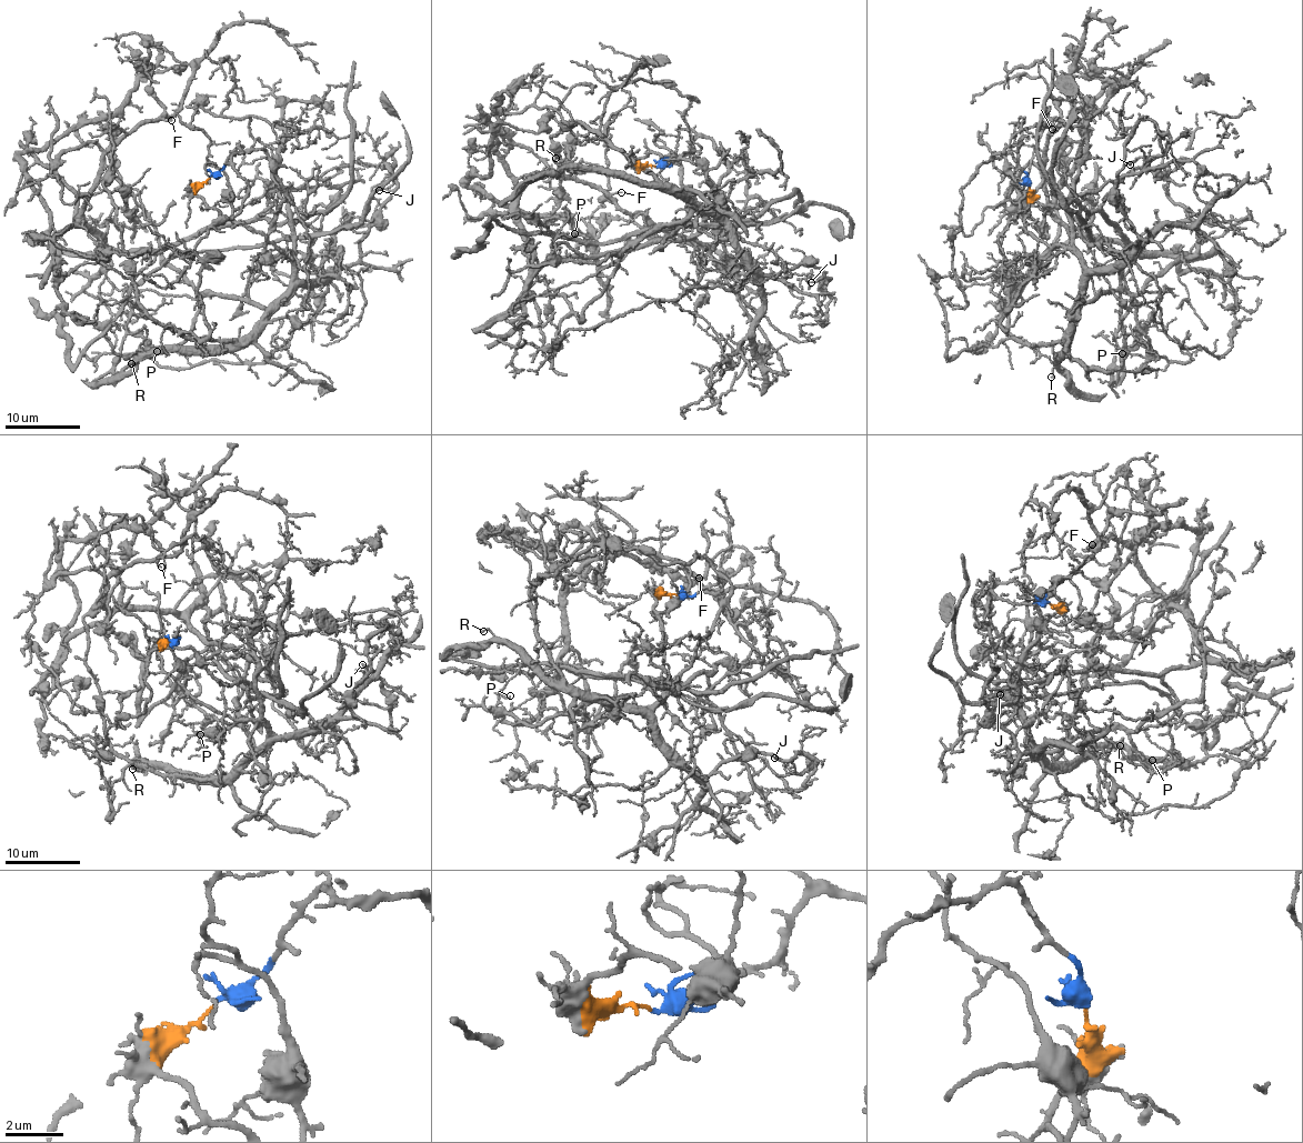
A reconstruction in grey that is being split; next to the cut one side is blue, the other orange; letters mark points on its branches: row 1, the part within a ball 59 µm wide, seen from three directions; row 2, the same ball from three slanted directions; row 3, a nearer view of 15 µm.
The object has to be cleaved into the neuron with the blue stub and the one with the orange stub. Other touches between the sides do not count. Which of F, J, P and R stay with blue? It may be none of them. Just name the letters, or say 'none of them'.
F

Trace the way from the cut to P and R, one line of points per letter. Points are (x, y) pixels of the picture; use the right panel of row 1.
P: (1030, 186), (1020, 217), (1026, 230), (1081, 261), (1085, 301), (1126, 292), (1134, 306), (1150, 350), (1122, 353)
R: (1030, 186), (1020, 217), (1026, 230), (1049, 244), (1070, 248), (1081, 261), (1081, 309), (1051, 377)

